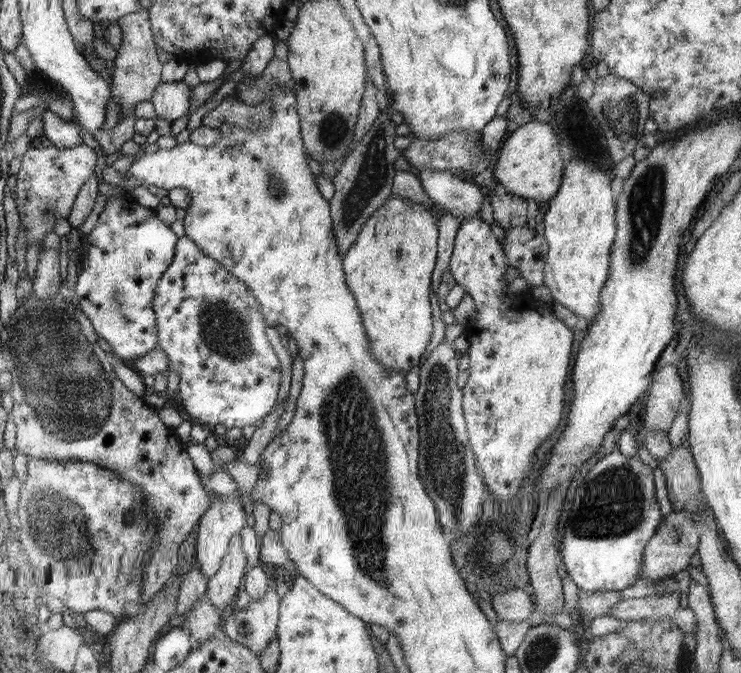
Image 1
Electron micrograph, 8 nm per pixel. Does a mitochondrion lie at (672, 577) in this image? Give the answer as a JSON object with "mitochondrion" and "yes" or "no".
{"mitochondrion":"no"}

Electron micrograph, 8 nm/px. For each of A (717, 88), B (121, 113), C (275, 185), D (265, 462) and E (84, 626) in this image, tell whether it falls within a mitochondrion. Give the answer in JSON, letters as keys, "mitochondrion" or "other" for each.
{"A":"other","B":"other","C":"mitochondrion","D":"other","E":"other"}

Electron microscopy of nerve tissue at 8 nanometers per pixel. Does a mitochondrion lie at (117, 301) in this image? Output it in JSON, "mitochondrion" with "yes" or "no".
{"mitochondrion":"yes"}

